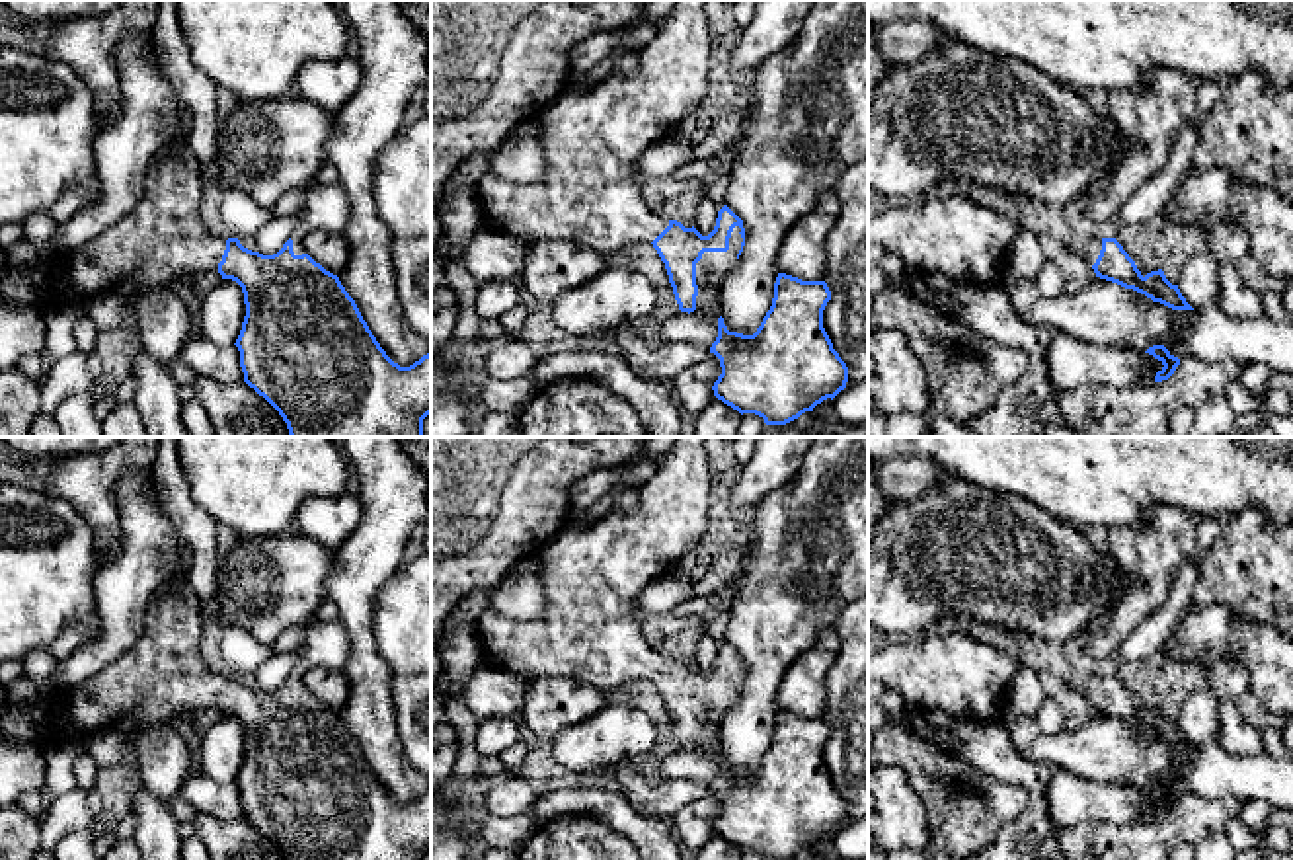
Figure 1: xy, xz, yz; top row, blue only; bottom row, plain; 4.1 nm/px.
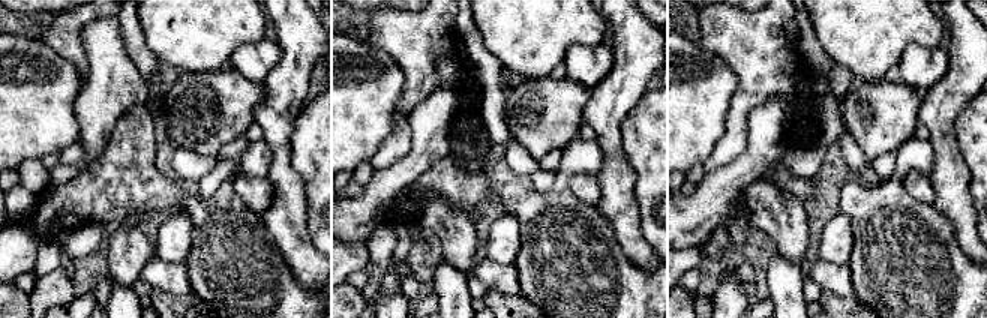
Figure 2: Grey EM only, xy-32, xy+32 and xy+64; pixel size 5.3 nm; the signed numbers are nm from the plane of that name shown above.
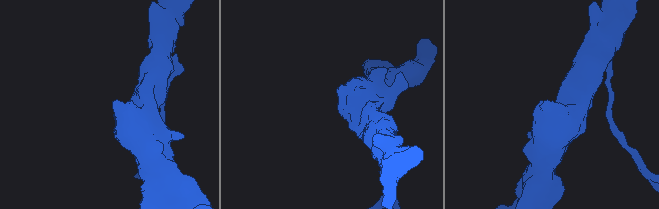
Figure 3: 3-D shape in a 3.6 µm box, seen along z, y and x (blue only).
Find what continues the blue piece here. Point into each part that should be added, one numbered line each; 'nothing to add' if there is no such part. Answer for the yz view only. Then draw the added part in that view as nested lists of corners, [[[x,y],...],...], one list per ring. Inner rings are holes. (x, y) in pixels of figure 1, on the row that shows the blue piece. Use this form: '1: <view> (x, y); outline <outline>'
1: yz (1091, 252); outline [[[1102,236],[1100,238],[1092,238],[1086,248],[1082,250],[1082,255],[1084,259],[1094,265],[1098,255],[1100,255],[1100,250],[1102,250]]]

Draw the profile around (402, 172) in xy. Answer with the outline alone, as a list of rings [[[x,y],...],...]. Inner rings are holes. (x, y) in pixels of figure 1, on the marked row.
[[[431,117],[402,127],[374,162],[378,215],[392,232],[398,298],[431,345]]]

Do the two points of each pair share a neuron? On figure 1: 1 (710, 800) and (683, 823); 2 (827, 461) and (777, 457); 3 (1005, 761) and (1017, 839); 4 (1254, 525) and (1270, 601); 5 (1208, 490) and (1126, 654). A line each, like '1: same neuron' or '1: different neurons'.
1: same neuron
2: different neurons
3: same neuron
4: same neuron
5: different neurons

